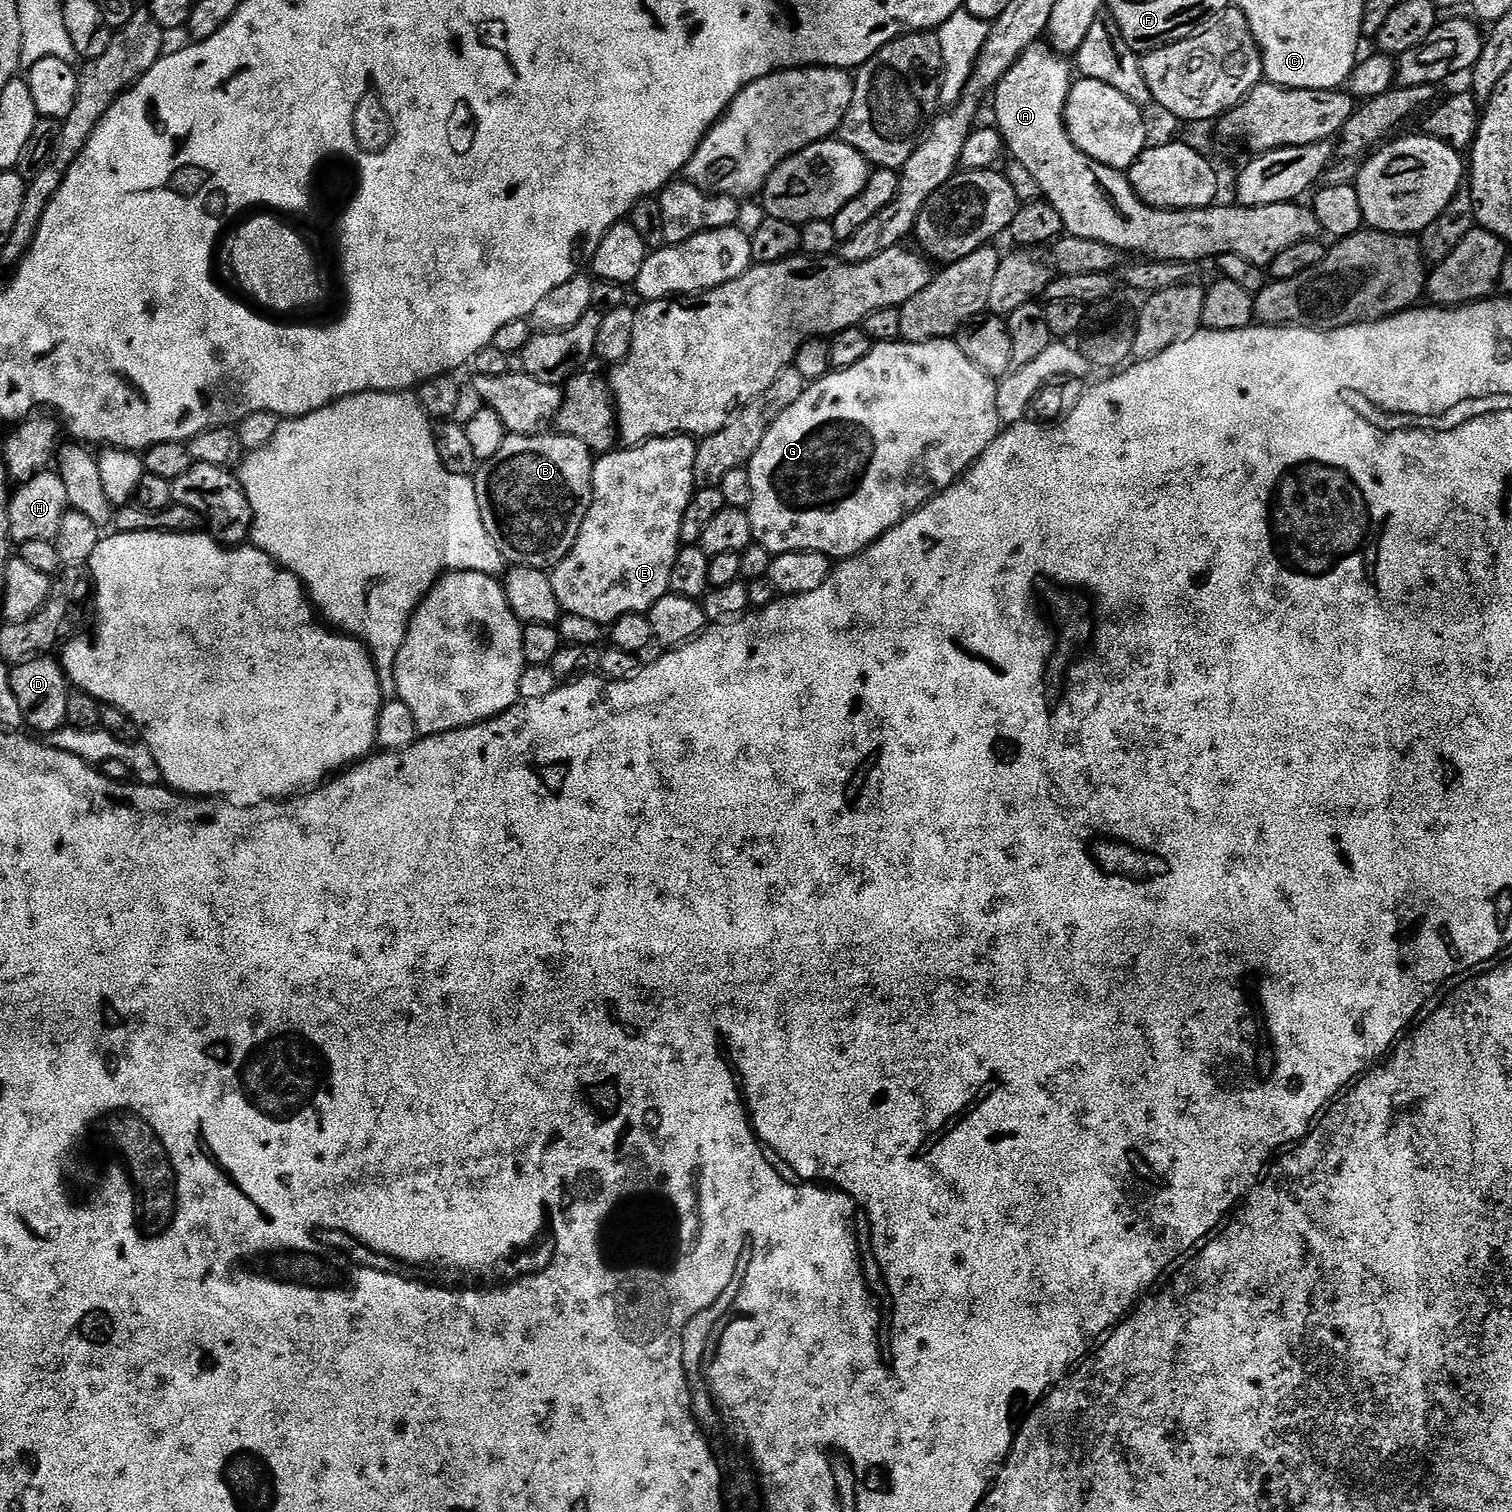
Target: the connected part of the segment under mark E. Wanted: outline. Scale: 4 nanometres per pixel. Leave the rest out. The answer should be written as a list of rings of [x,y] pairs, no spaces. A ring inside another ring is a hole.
[[[659,436],[653,440],[645,440],[643,444],[624,446],[619,450],[603,453],[592,465],[592,505],[582,522],[582,530],[578,530],[578,538],[574,546],[562,558],[560,563],[551,569],[550,575],[554,594],[558,594],[561,609],[567,614],[579,614],[581,618],[590,618],[590,622],[598,622],[601,626],[610,626],[618,618],[631,612],[647,613],[658,602],[658,598],[669,595],[671,586],[671,571],[674,570],[676,556],[681,550],[680,531],[682,518],[686,514],[686,506],[692,500],[692,493],[698,487],[698,473],[696,471],[697,441],[690,436]]]

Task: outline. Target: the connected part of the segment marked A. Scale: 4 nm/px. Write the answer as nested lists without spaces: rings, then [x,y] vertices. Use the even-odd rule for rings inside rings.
[[[1037,42],[1029,46],[1014,66],[1000,79],[994,89],[996,96],[995,127],[1000,129],[1004,147],[1011,159],[1021,164],[1030,172],[1031,177],[1041,187],[1041,197],[1052,204],[1061,215],[1067,235],[1078,238],[1090,238],[1094,242],[1104,242],[1106,246],[1117,248],[1122,254],[1137,252],[1137,257],[1149,260],[1182,260],[1185,262],[1205,262],[1219,258],[1222,254],[1238,254],[1246,262],[1254,262],[1260,268],[1267,269],[1286,246],[1294,246],[1303,240],[1310,240],[1321,235],[1322,229],[1311,207],[1300,202],[1254,206],[1253,208],[1151,208],[1141,200],[1132,189],[1132,183],[1123,171],[1116,171],[1108,165],[1102,165],[1076,148],[1071,141],[1064,123],[1064,111],[1067,108],[1068,95],[1074,83],[1074,72],[1068,64],[1049,45]]]

